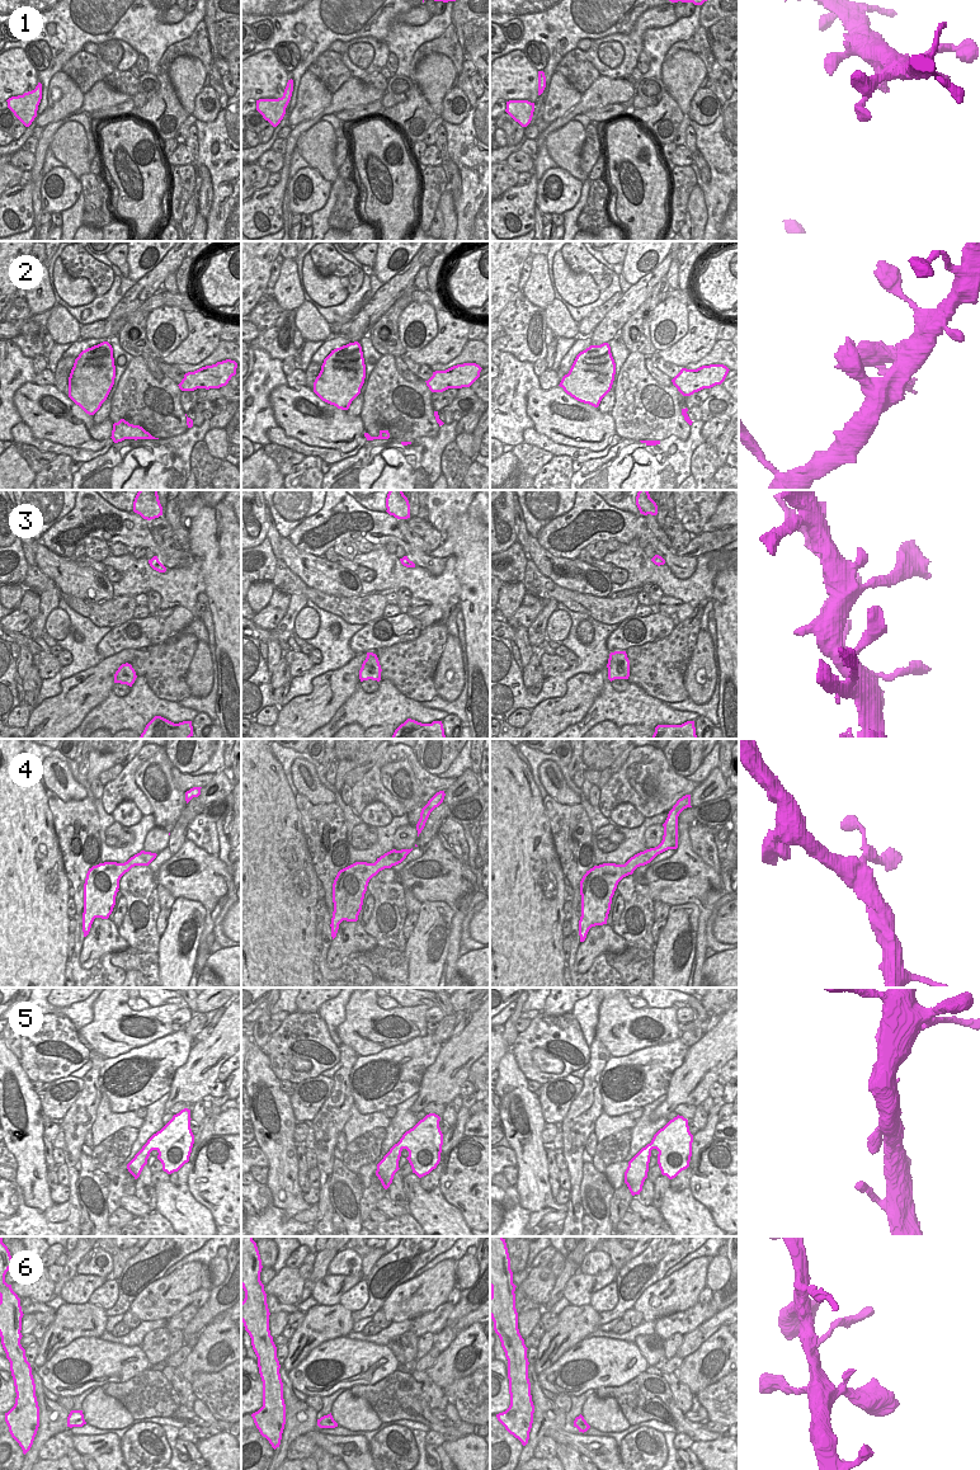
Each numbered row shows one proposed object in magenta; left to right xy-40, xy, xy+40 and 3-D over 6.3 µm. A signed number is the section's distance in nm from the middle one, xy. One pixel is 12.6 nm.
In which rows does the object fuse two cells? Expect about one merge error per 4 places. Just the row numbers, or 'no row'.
2.

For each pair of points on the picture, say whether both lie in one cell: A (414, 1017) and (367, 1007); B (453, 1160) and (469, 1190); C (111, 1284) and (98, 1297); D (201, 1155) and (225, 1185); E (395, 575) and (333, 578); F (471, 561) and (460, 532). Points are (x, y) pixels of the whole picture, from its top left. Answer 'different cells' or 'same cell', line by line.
A: same cell
B: same cell
C: same cell
D: same cell
E: different cells
F: same cell

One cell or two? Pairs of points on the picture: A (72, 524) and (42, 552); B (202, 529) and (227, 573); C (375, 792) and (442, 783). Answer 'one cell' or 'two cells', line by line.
A: two cells
B: one cell
C: one cell

